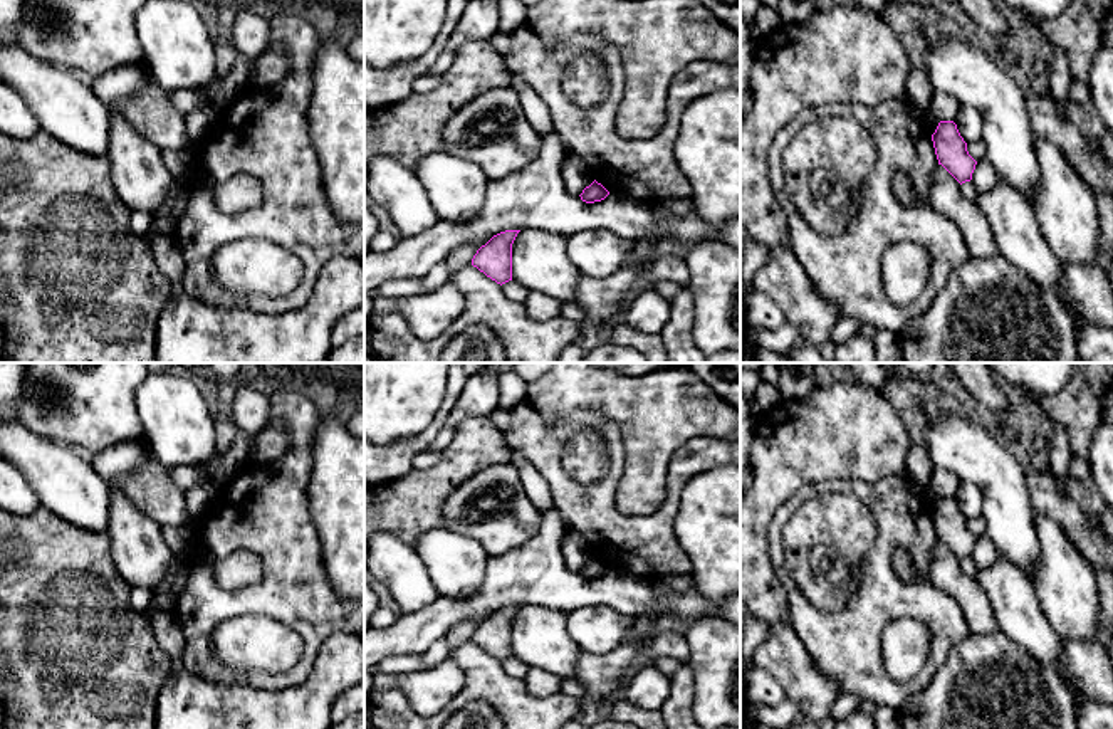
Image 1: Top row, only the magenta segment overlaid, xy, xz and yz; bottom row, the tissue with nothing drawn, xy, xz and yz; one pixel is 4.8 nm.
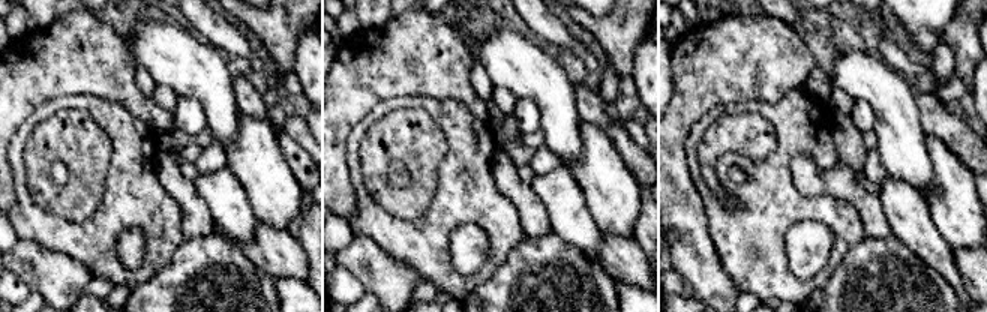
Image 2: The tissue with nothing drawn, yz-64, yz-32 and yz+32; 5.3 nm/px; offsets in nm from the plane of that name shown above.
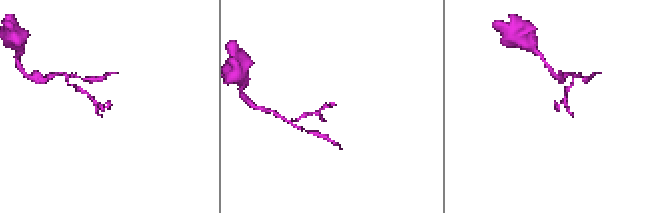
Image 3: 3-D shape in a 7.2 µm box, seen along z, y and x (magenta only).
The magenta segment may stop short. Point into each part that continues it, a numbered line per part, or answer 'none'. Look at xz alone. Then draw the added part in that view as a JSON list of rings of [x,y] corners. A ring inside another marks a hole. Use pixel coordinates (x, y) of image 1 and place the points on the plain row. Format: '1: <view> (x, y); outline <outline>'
none

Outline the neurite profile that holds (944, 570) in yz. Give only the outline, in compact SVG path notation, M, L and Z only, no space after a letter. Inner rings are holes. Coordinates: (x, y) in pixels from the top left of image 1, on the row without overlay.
M938 541L928 563L928 580L960 603L970 635L997 632L997 621L985 591L975 576L969 576L960 568L960 559L942 541Z

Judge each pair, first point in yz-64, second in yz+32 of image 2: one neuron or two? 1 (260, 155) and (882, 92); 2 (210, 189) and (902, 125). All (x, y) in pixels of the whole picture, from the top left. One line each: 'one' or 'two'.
1: two
2: two

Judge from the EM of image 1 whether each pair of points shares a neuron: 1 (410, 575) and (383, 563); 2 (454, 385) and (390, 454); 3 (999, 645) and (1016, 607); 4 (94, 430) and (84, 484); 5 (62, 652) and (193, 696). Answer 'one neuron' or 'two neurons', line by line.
1: one neuron
2: one neuron
3: two neurons
4: two neurons
5: two neurons

